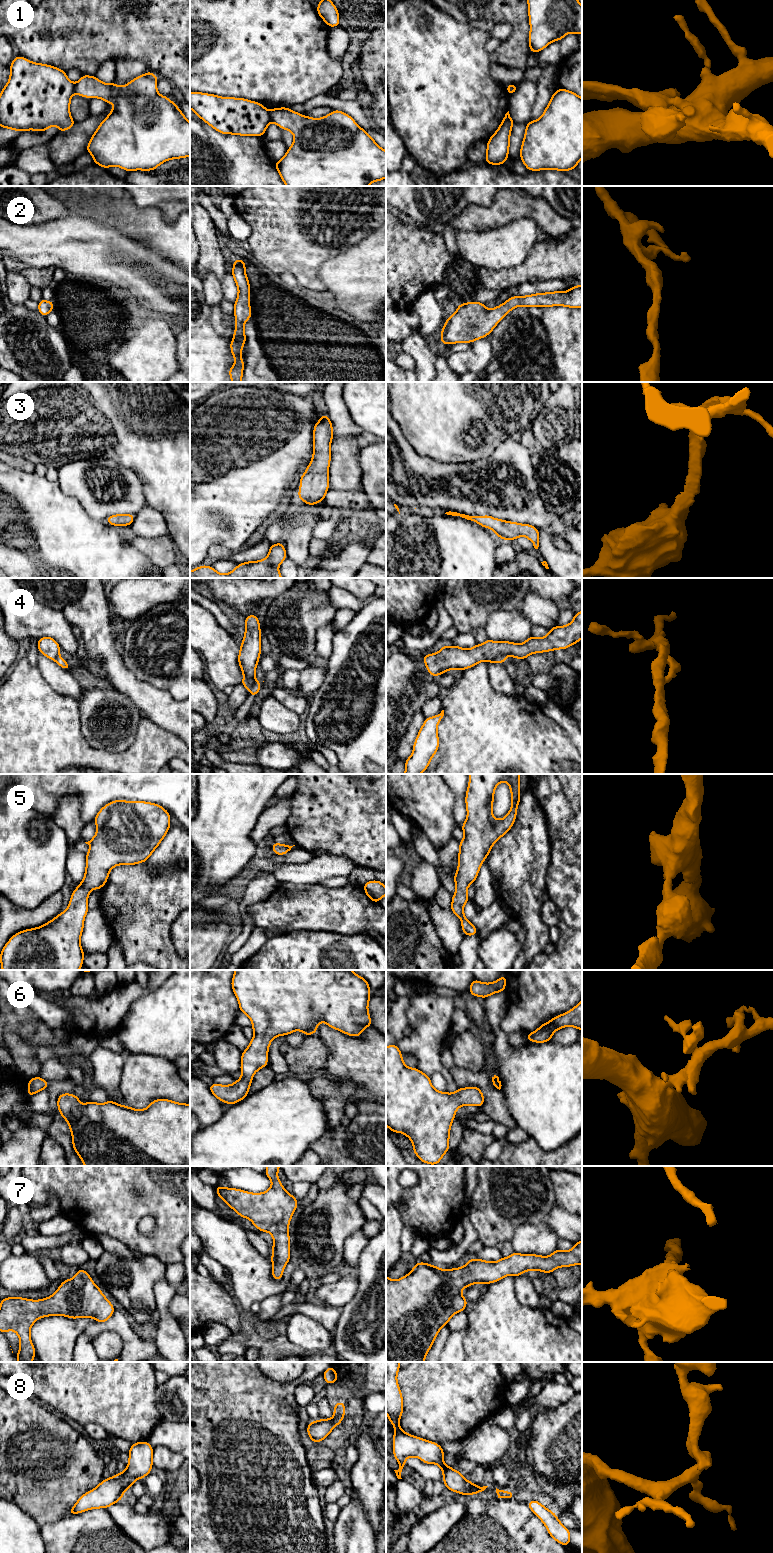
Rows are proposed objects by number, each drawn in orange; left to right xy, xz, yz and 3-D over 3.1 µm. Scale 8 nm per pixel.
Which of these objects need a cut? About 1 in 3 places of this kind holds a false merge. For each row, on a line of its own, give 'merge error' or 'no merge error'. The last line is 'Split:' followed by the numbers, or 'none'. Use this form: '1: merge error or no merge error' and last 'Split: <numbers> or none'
1: merge error
2: no merge error
3: no merge error
4: merge error
5: no merge error
6: no merge error
7: no merge error
8: no merge error
Split: 1, 4

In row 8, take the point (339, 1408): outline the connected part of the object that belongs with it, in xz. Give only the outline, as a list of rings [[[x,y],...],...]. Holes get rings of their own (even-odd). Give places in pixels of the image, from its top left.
[[[345,1402],[334,1403],[334,1416],[332,1419],[320,1419],[308,1423],[307,1433],[314,1444],[324,1440],[330,1432],[340,1423],[346,1414]]]

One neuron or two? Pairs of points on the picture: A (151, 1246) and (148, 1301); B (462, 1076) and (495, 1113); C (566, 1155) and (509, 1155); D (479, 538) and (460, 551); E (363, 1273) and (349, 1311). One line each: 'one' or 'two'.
A: two
B: one
C: one
D: one
E: one

